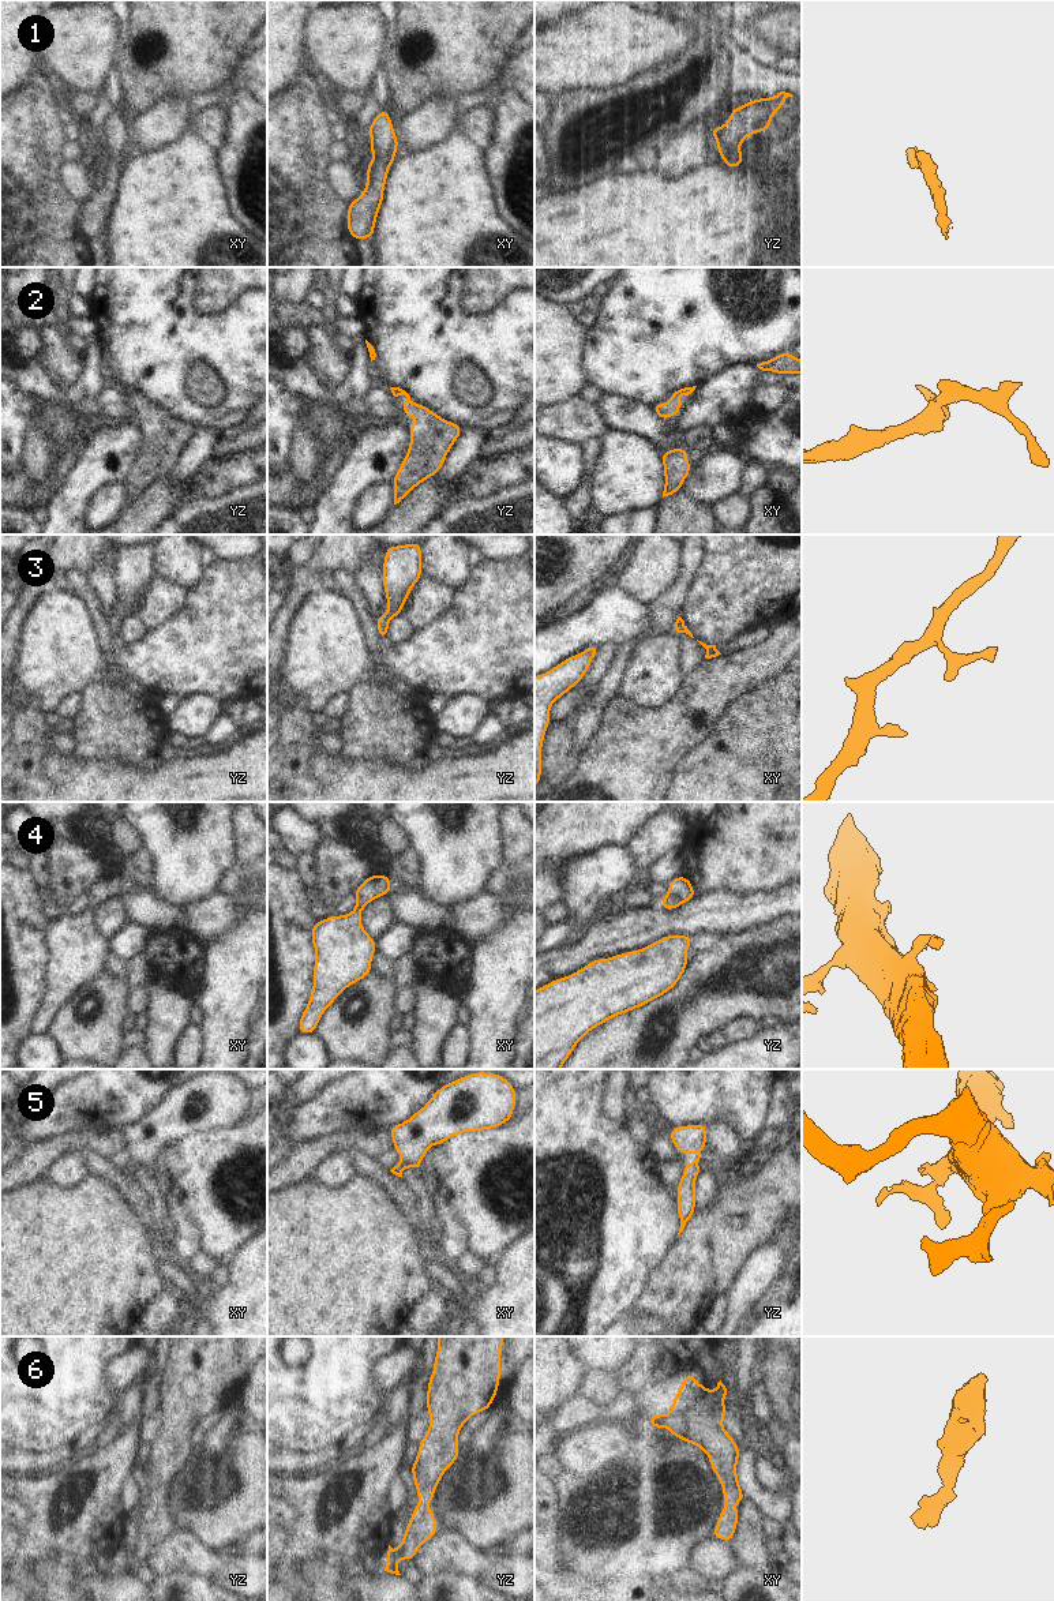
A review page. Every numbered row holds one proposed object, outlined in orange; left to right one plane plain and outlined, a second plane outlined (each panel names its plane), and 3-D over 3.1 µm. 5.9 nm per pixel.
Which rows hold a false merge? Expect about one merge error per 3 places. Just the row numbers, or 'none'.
4

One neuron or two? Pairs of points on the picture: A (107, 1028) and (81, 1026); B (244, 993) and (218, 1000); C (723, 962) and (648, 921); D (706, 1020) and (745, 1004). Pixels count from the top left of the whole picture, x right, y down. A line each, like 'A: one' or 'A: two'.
A: one
B: one
C: two
D: one

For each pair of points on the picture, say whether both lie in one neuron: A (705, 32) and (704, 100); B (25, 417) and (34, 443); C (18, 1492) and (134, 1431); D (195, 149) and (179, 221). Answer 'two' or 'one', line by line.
A: one
B: two
C: one
D: one

